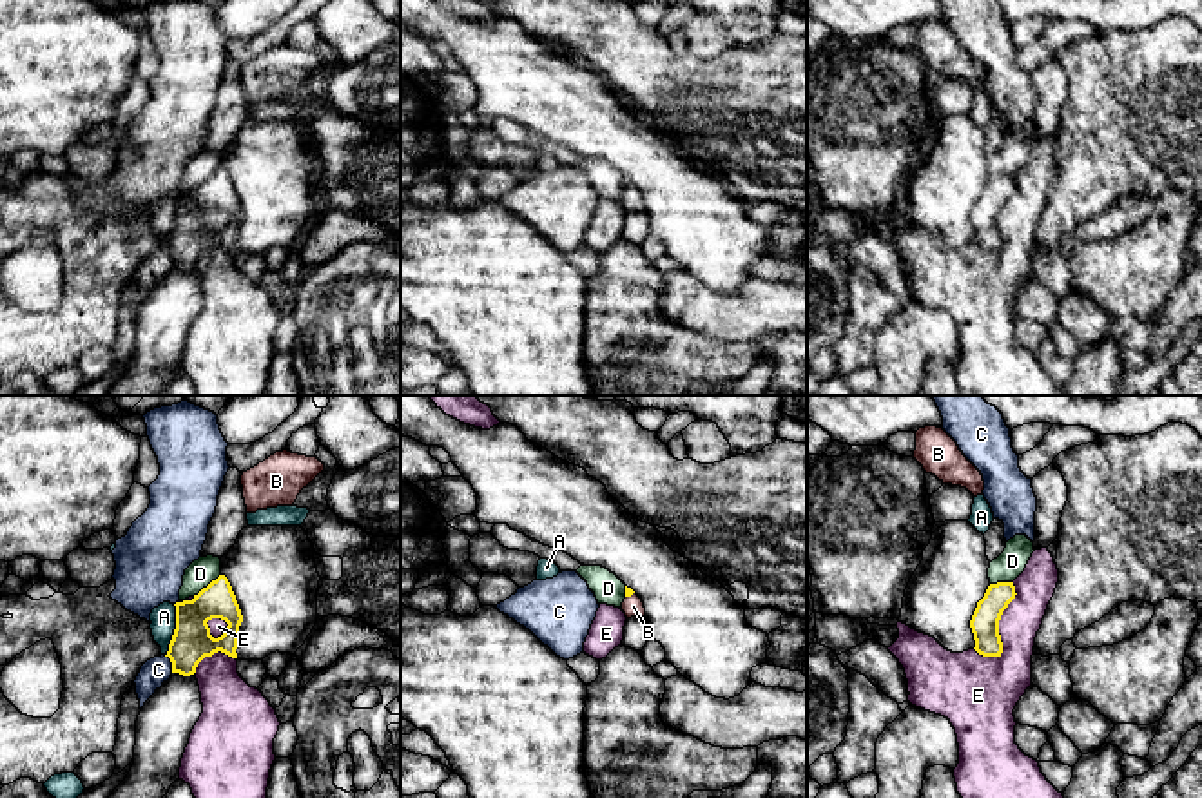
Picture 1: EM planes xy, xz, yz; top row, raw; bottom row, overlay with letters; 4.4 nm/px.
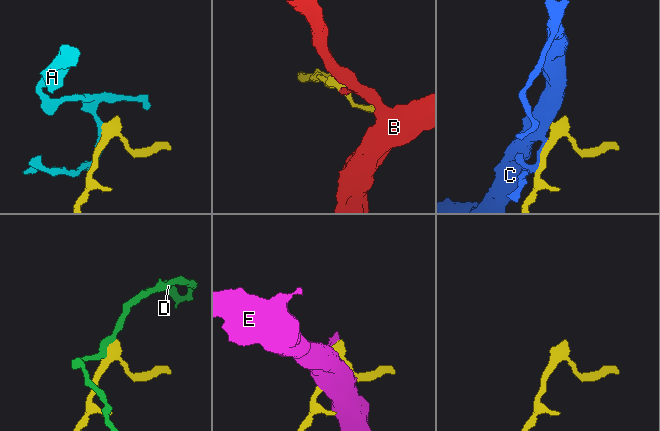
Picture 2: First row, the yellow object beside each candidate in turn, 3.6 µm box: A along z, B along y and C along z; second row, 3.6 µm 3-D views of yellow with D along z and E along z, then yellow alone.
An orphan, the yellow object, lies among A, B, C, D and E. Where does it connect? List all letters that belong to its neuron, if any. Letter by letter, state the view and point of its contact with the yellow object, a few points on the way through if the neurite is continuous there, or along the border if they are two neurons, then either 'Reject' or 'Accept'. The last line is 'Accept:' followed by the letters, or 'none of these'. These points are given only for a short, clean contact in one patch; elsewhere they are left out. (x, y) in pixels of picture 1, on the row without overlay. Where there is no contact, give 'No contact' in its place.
A: Touches yellow at xy (174, 223). Boundary: xy (174, 198), (174, 227), (165, 249). Reject
B: Touches yellow at xz (630, 189). Path across: xz (630, 185), (630, 189), (633, 200). Accept
C: Touches yellow at xy (171, 254). Reject
D: Touches yellow at xy (207, 180). Reject
E: Touches yellow at yz (998, 220). Reject
Accept: B

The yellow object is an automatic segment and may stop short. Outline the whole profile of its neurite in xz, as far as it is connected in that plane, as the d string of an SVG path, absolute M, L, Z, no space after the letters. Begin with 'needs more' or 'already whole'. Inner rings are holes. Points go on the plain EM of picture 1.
needs more | M625 180L625 192L620 203L625 207L627 212L645 209L642 192L627 180Z

